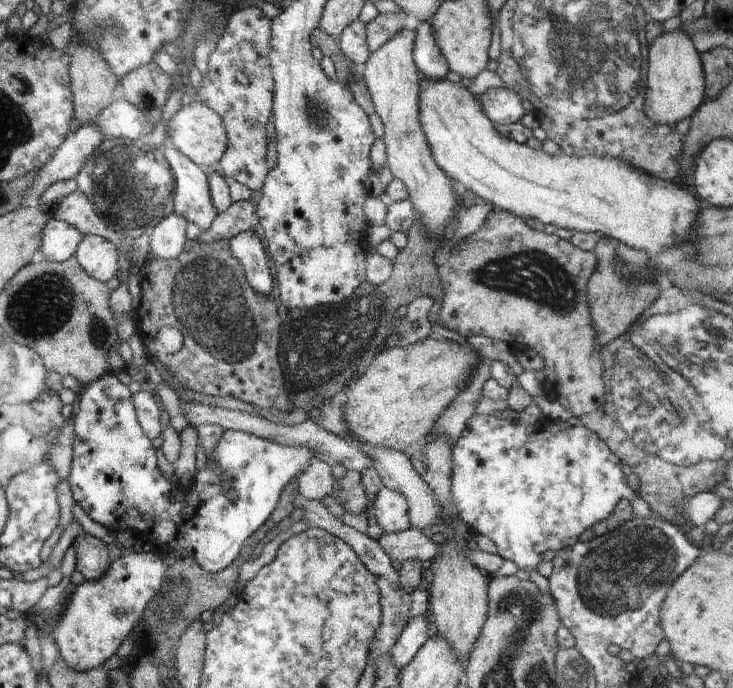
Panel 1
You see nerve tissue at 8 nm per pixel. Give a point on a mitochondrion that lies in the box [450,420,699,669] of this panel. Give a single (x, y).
(623, 570)

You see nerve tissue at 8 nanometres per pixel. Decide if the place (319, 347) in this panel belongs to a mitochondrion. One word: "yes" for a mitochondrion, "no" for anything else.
yes

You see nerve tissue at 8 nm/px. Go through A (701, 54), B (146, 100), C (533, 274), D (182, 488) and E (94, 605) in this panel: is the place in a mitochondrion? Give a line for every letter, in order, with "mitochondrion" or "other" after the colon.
A: other
B: mitochondrion
C: mitochondrion
D: other
E: other

